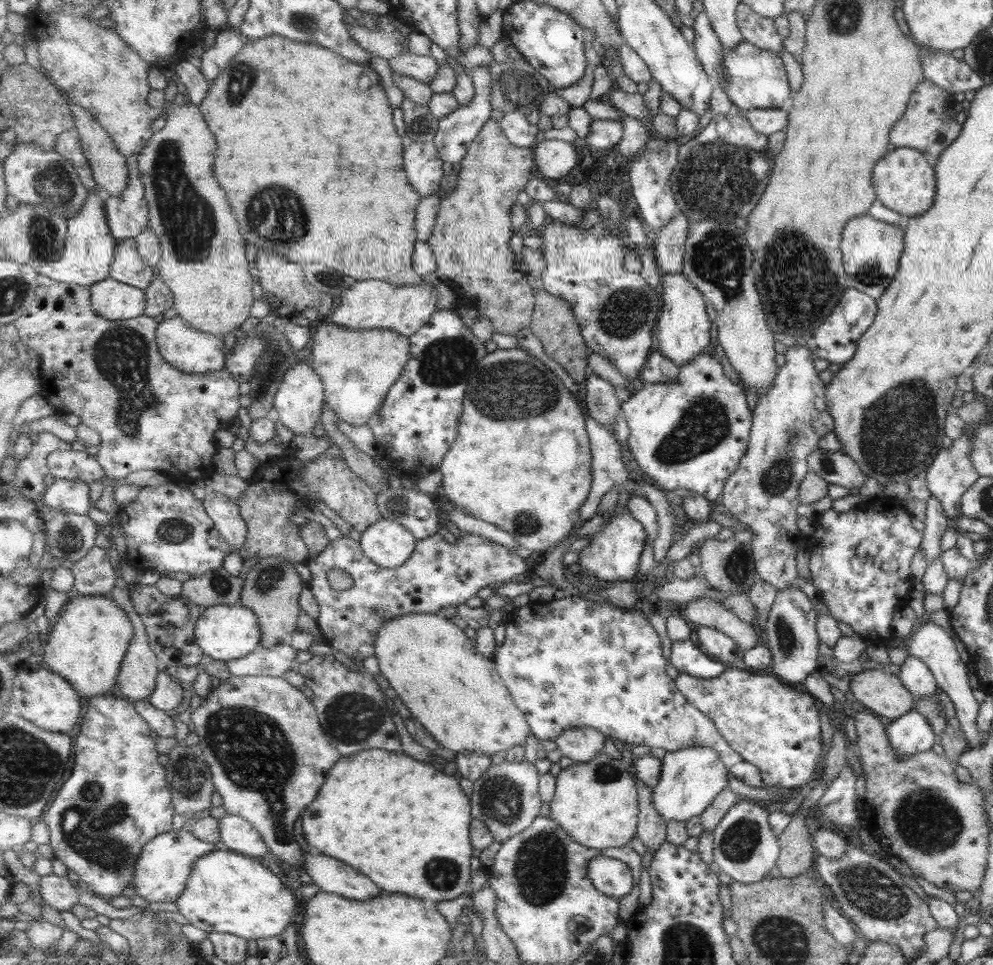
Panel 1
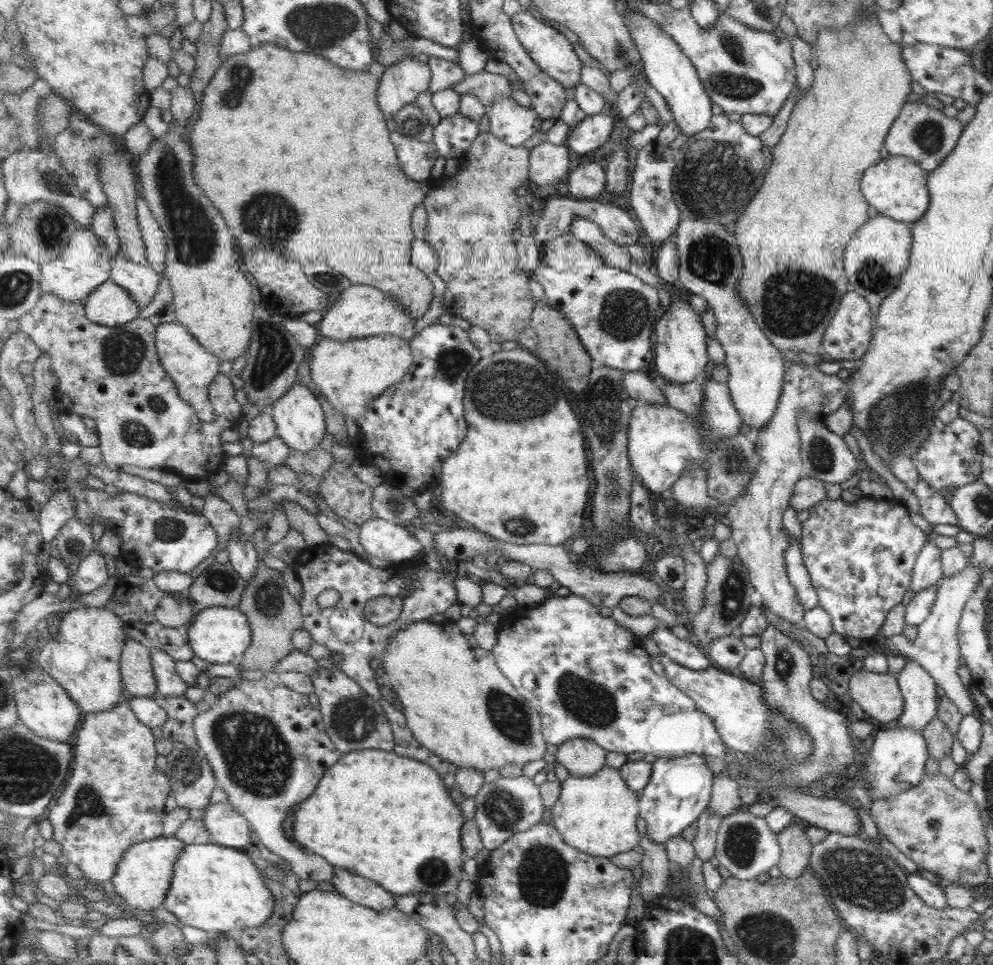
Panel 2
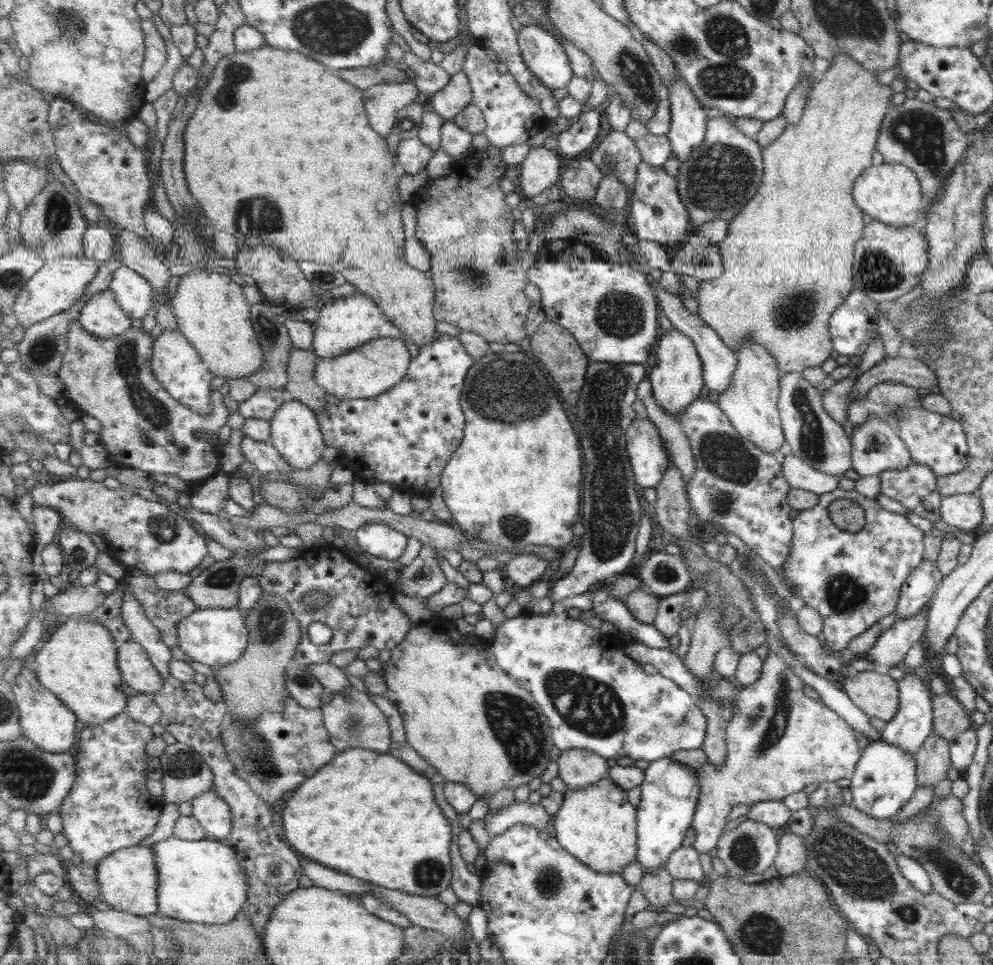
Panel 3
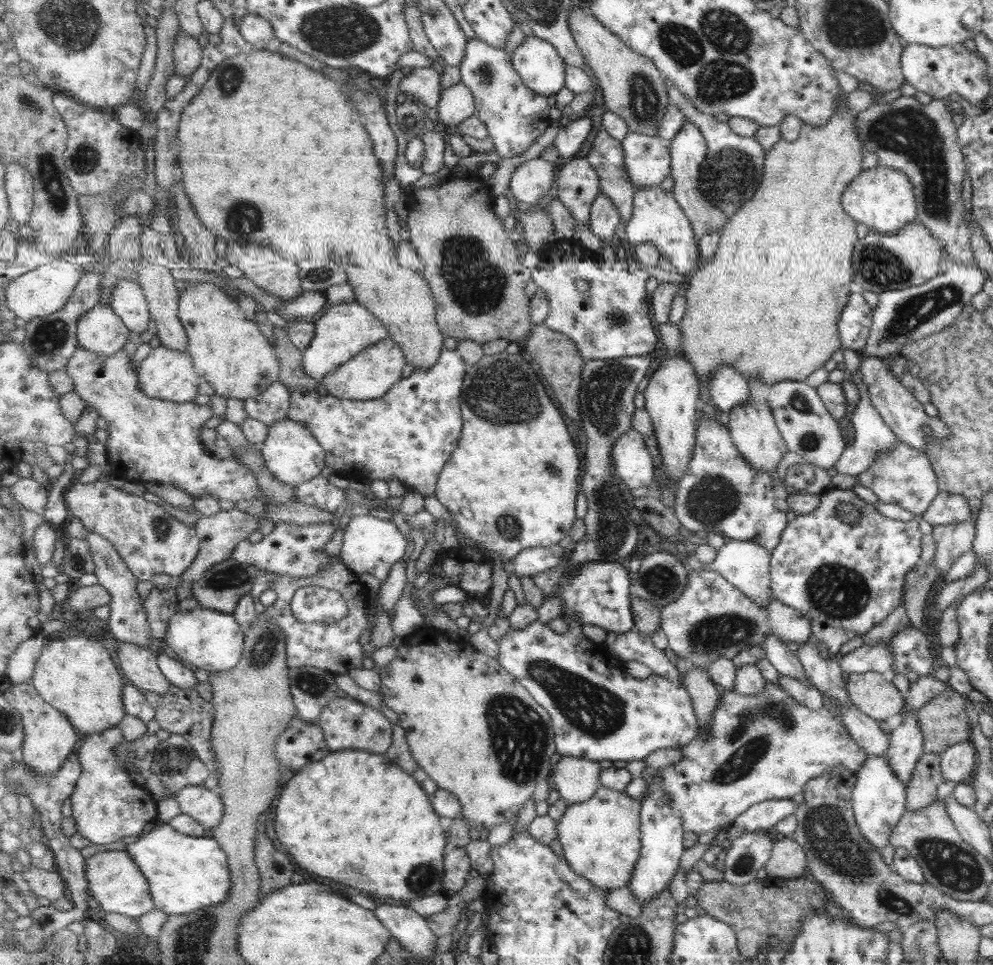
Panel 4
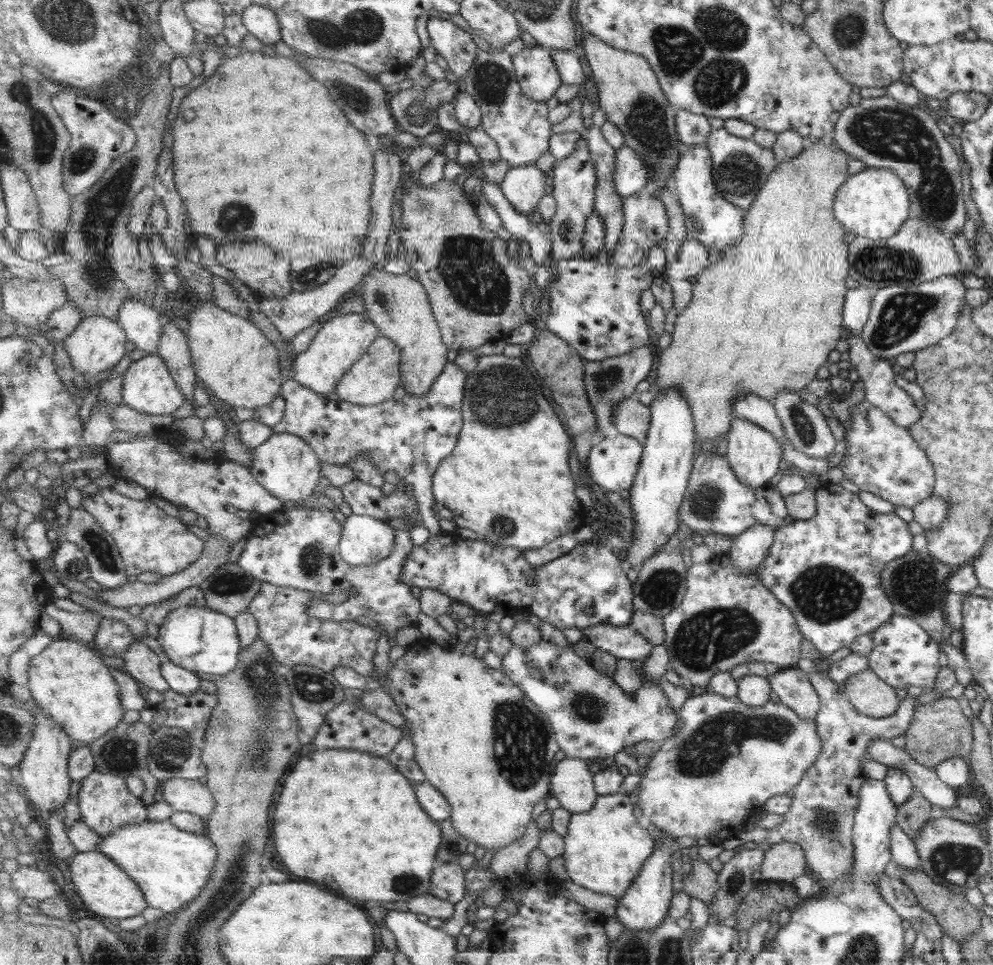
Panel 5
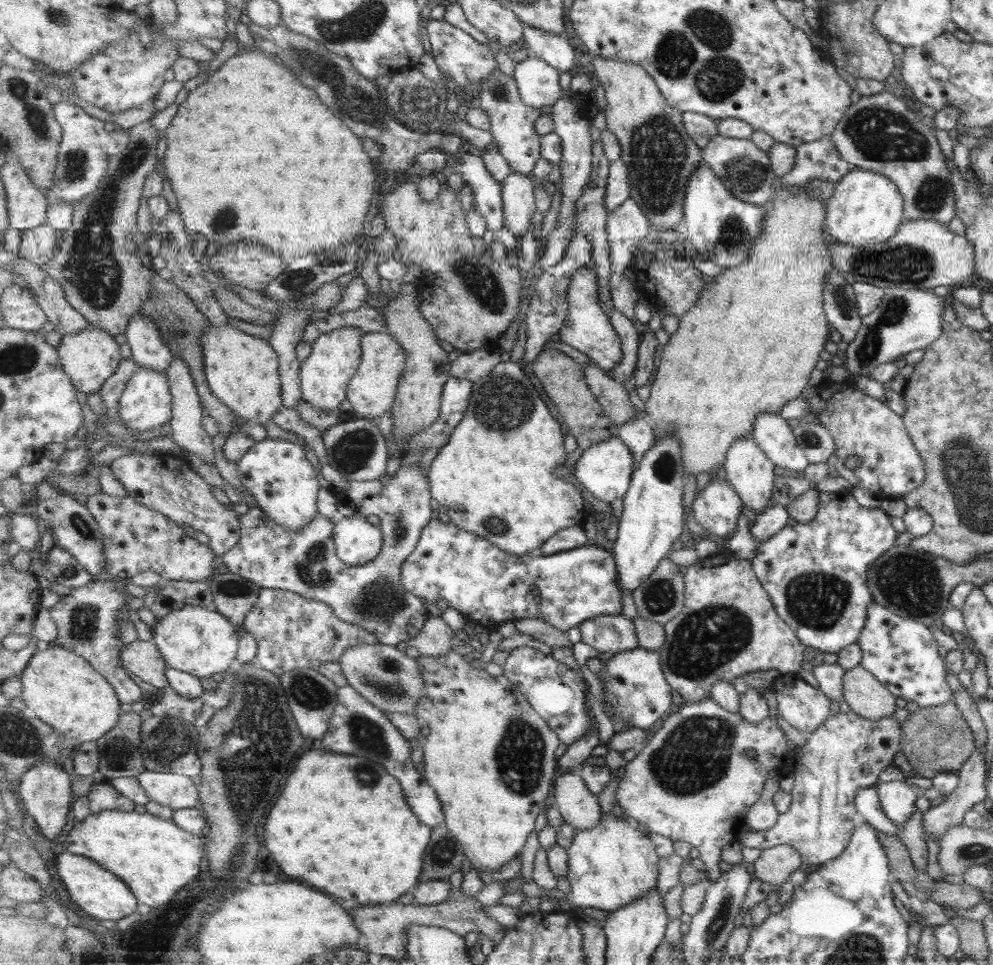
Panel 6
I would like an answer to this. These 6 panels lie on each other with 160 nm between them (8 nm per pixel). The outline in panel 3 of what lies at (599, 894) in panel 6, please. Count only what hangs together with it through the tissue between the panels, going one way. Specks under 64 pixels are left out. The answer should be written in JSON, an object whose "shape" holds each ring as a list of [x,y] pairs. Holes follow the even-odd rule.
{"shape":[[[609,776],[589,788],[567,789],[553,825],[557,840],[595,872],[622,874],[637,859],[637,807],[627,801],[627,791]]]}

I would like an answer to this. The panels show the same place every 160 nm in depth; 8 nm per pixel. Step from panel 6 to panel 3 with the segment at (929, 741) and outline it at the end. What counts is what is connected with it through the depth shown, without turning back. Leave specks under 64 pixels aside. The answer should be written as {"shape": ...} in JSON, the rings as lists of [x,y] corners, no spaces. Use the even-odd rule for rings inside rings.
{"shape":[[[947,693],[932,694],[931,708],[932,729],[930,734],[936,734],[947,742],[973,726],[967,710]]]}

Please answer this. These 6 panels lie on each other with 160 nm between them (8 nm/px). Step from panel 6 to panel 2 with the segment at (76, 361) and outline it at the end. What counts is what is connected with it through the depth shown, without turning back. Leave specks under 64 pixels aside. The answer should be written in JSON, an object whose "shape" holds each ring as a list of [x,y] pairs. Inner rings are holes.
{"shape":[[[112,280],[97,287],[84,305],[89,320],[111,328],[131,323],[141,316],[140,305],[133,300],[132,293]]]}

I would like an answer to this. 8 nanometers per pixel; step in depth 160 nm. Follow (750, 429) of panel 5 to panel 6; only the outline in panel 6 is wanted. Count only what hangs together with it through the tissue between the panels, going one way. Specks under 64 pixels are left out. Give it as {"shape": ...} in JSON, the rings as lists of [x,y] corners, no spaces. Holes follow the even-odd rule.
{"shape":[[[750,435],[743,440],[738,440],[730,449],[724,464],[726,478],[736,488],[740,497],[744,501],[744,506],[748,506],[756,513],[762,514],[769,499],[772,499],[775,490],[775,476],[773,475],[773,461],[765,454],[763,448],[756,443]]]}

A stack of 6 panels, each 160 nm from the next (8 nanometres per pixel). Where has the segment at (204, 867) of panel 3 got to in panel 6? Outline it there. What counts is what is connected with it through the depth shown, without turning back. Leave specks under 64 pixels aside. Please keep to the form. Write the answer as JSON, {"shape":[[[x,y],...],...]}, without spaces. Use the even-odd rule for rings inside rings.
{"shape":[[[112,810],[103,811],[99,814],[91,813],[84,823],[74,824],[68,832],[65,846],[67,851],[77,853],[79,856],[87,856],[120,876],[125,881],[125,884],[128,884],[129,888],[136,893],[140,904],[157,908],[157,906],[167,904],[171,898],[175,898],[178,890],[181,890],[189,882],[193,882],[199,876],[199,872],[203,868],[201,864],[207,858],[205,856],[207,840],[201,838],[201,836],[207,838],[205,834],[196,835],[192,832],[187,832],[173,821],[159,818],[148,812]]]}

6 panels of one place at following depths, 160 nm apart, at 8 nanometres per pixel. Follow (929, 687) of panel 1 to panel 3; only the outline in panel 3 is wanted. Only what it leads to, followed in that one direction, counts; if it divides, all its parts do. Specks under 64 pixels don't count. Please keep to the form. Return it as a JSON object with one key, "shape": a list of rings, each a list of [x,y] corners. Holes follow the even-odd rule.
{"shape":[[[920,671],[905,672],[905,677],[896,682],[898,689],[898,709],[893,718],[886,722],[883,730],[879,733],[879,740],[885,744],[892,744],[903,752],[915,754],[922,742],[930,735],[932,729],[932,692],[926,682],[922,680]]]}

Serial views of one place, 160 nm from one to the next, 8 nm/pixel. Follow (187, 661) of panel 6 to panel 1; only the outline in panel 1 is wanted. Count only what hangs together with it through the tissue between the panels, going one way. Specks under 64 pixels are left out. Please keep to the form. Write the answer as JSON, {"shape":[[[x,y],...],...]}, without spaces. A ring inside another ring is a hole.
{"shape":[[[243,604],[215,605],[206,608],[196,625],[196,643],[215,660],[235,660],[251,654],[262,642],[261,622],[251,608]]]}

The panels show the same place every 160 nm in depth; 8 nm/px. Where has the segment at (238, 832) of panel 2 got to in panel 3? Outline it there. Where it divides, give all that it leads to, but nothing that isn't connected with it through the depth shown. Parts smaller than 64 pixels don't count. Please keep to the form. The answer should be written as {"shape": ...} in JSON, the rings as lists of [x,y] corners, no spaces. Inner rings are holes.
{"shape":[[[214,791],[204,792],[191,801],[193,816],[205,827],[209,838],[227,839],[236,831],[235,816],[228,801]]]}

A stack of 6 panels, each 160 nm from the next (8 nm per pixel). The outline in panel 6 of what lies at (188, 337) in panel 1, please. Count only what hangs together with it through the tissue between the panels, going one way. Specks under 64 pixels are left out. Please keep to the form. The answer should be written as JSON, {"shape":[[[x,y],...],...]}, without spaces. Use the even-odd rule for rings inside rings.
{"shape":[[[136,365],[136,373],[128,382],[120,400],[120,415],[127,428],[139,432],[153,430],[157,426],[170,423],[173,418],[173,395],[165,372]]]}

